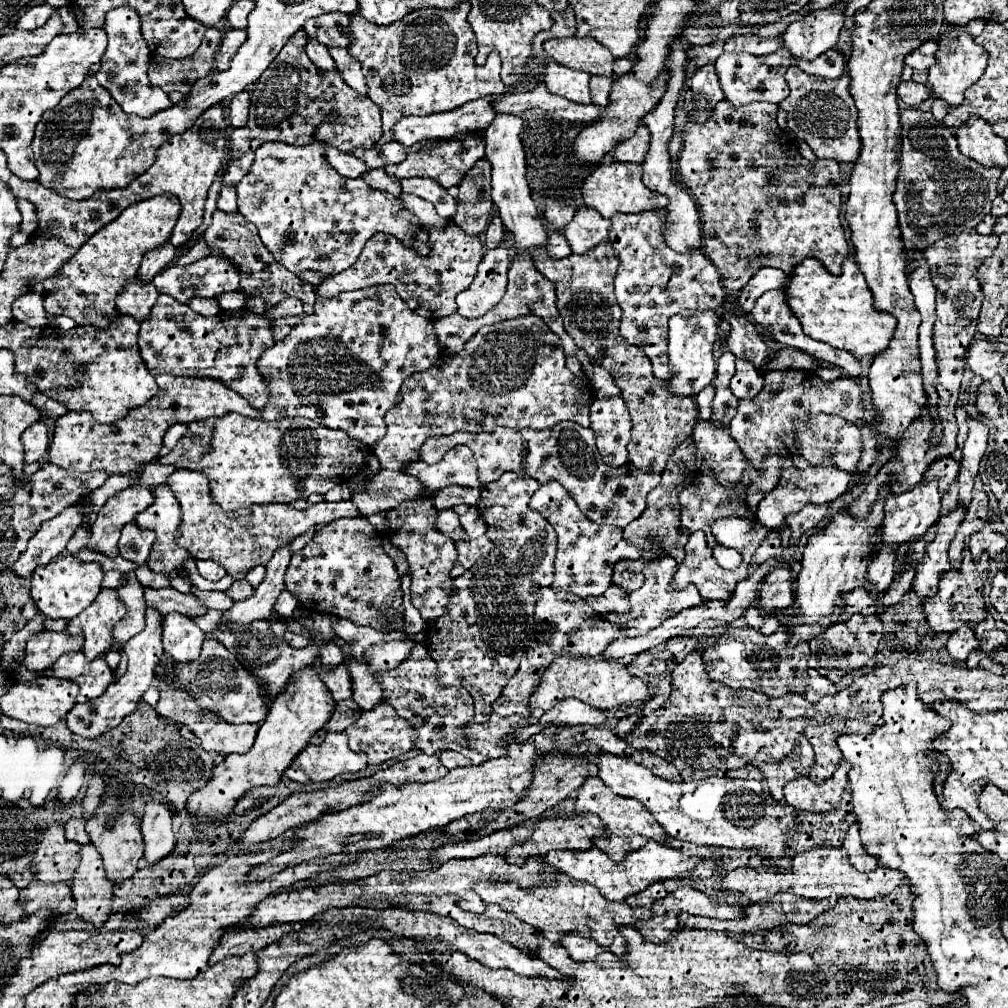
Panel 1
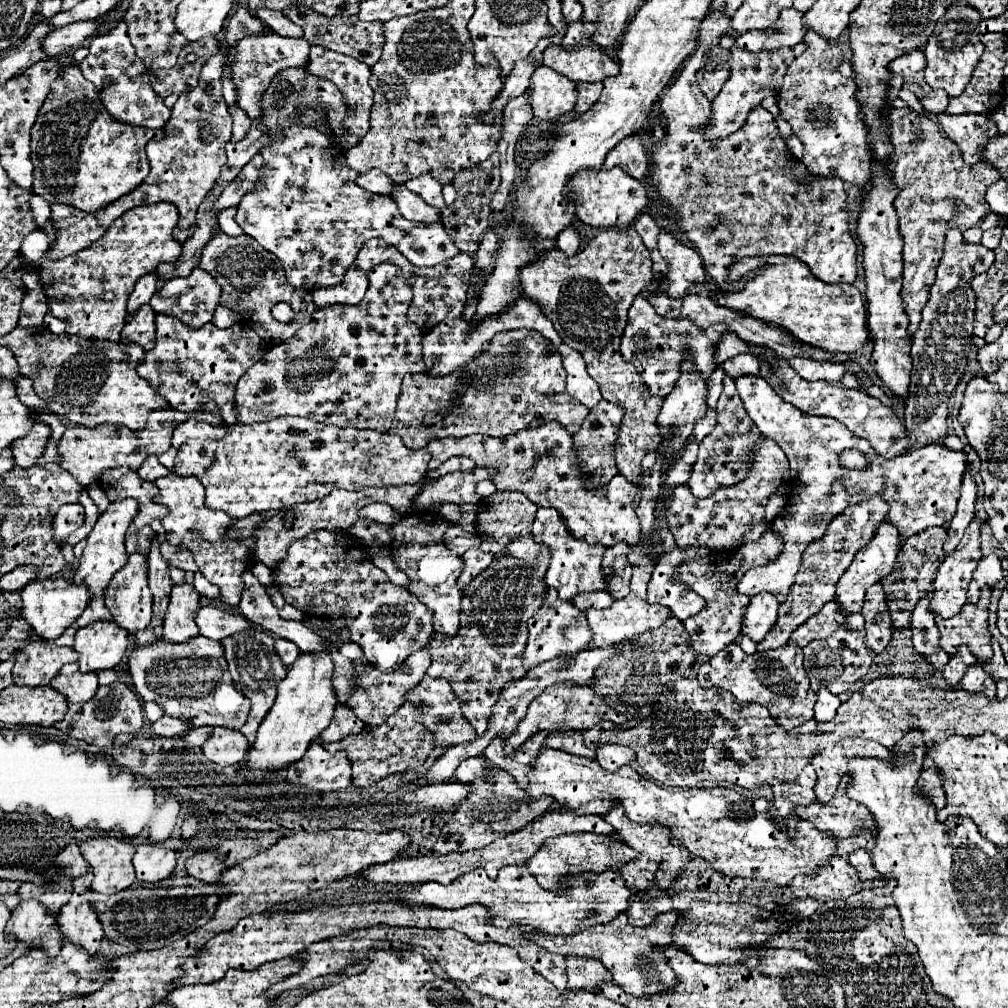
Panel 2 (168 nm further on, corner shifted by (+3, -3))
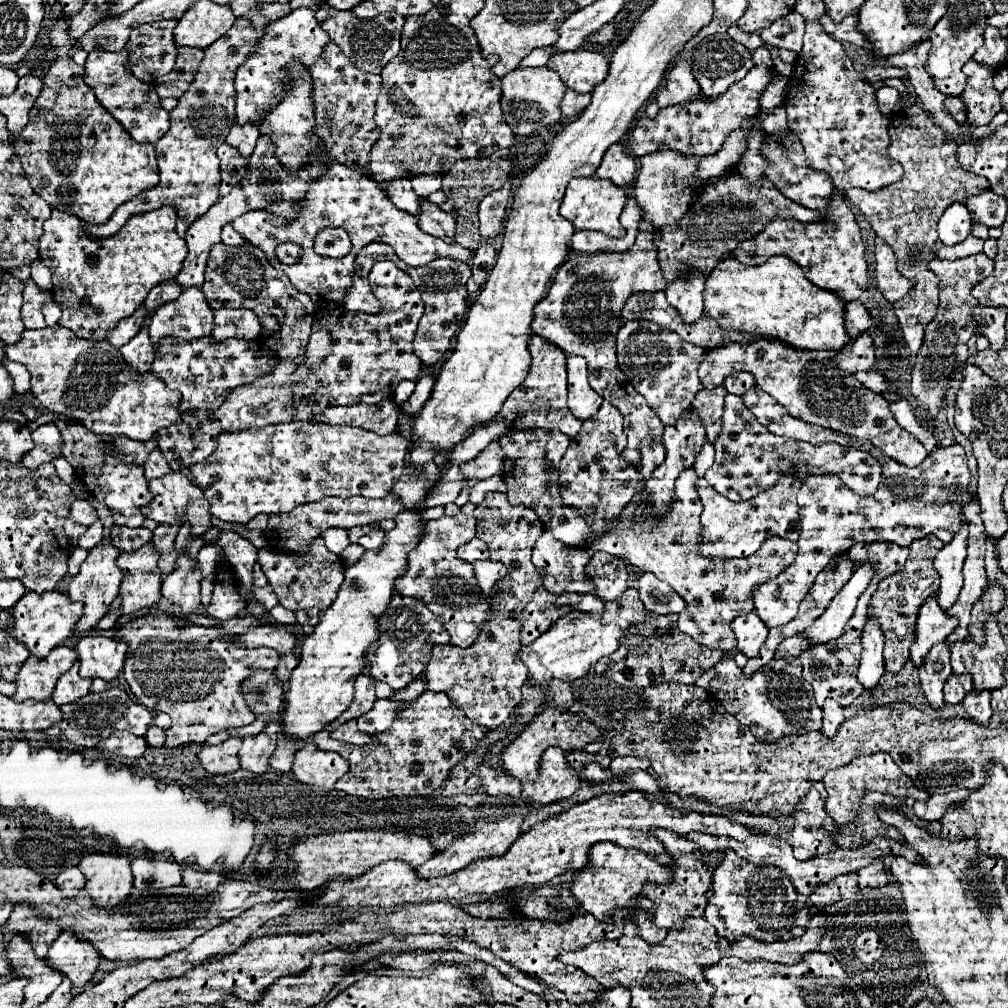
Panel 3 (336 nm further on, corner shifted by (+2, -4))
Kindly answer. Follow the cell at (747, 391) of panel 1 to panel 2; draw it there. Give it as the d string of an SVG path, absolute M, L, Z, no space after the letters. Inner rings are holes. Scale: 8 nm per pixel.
M750 374L736 378L734 384L746 412L750 414L758 430L764 436L772 438L786 452L794 476L790 502L786 504L784 512L770 524L772 530L778 530L778 534L782 534L782 554L774 558L774 562L750 568L738 582L740 594L756 596L758 592L766 590L772 592L778 602L784 602L790 586L794 584L794 576L806 544L822 538L828 522L848 504L868 500L874 492L880 492L890 504L886 520L890 520L898 528L902 538L922 532L928 526L942 526L954 516L956 502L960 498L962 474L966 470L964 452L948 450L942 444L928 444L924 448L912 448L908 454L902 454L898 458L884 460L872 450L872 446L864 438L858 438L850 430L846 430L842 422L826 416L802 414L802 410L798 410L796 406L782 402L782 398L768 386L764 378ZM850 448L856 448L870 458L870 466L866 466L866 470L846 470L838 464L838 452ZM910 502L914 506L912 514Z

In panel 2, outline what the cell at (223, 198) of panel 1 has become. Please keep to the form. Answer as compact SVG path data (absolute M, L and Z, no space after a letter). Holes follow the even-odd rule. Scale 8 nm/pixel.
M232 206L232 208L226 208L226 210L220 210L220 214L218 214L220 232L224 232L224 234L228 234L228 236L238 236L238 234L242 234L242 228L236 224L234 216L236 216L236 208L234 208L234 206Z

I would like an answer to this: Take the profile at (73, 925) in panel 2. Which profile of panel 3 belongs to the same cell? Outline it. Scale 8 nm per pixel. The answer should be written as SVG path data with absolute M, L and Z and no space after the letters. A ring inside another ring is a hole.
M61 931L45 957L45 961L65 975L73 987L85 987L93 979L99 959L101 955L95 947L87 941L77 941L71 931Z

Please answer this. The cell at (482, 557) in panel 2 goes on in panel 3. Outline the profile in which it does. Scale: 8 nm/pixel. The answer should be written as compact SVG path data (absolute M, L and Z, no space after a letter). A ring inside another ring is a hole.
M475 561L475 577L485 595L491 595L495 583L501 583L507 575L507 567L495 561Z

